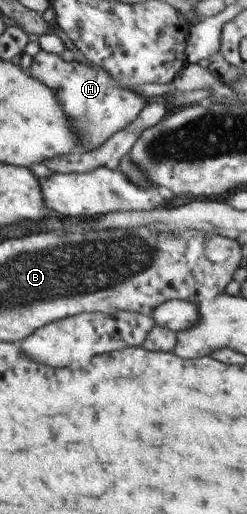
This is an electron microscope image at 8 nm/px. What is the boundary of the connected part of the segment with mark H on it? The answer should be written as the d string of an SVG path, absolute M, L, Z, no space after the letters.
M39 50L28 66L27 75L53 91L72 134L74 145L80 153L91 154L101 147L115 132L130 124L143 106L149 103L139 93L120 86L103 68L76 60L64 61L57 54Z

